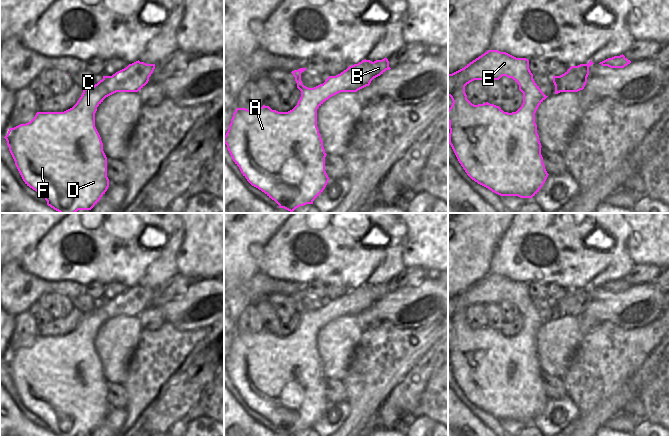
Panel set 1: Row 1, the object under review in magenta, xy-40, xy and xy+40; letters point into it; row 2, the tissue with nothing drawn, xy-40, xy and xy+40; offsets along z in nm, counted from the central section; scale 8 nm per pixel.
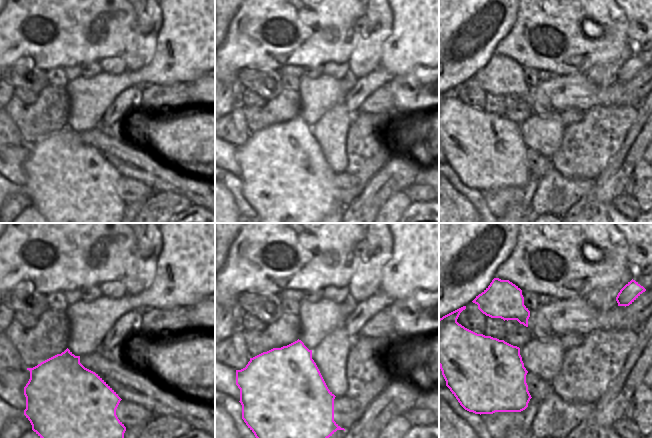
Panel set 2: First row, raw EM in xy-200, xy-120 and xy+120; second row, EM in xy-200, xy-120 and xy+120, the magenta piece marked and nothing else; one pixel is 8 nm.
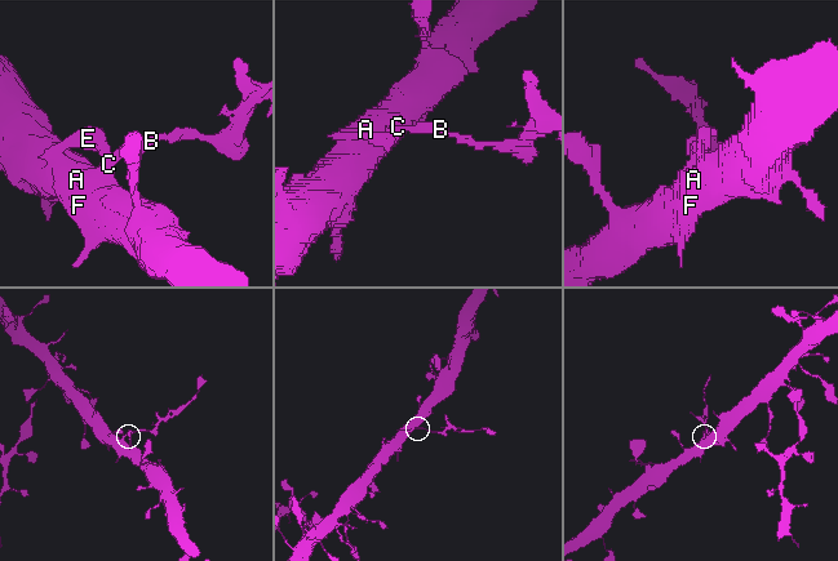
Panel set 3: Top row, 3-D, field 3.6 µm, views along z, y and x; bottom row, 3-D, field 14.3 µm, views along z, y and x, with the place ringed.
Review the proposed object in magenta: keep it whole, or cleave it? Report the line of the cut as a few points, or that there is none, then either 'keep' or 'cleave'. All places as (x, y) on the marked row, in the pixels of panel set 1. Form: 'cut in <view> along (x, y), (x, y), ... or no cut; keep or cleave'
cut in xy-40 along (97, 83), (100, 92), (105, 97); cleave

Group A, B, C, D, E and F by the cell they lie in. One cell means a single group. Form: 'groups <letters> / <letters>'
groups A C D E F / B

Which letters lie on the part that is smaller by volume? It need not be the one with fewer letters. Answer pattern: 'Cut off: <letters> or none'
Cut off: B

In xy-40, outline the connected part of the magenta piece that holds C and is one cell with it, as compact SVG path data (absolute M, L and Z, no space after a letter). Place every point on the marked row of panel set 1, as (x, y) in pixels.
M98 84L86 88L72 108L64 112L37 112L30 122L9 128L4 137L25 184L38 192L47 201L47 205L59 213L91 210L109 187L107 157L103 151L101 137L95 127L97 107L105 99L100 90Z

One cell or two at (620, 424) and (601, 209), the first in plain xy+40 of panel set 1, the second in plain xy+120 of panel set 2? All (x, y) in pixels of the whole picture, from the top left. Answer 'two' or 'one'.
two

